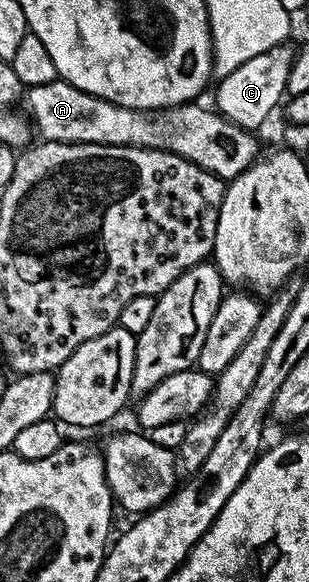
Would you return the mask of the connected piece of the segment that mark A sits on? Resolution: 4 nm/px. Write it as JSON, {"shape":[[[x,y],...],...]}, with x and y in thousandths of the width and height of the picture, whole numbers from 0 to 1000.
{"shape":[[[194,137],[165,144],[104,148],[91,153],[81,175],[94,179],[97,201],[123,232],[142,242],[230,246],[346,246],[356,251],[460,251],[469,256],[547,258],[557,265],[592,268],[618,280],[676,294],[693,304],[744,313],[783,296],[799,294],[835,277],[838,244],[832,234],[757,210],[735,208],[680,184],[657,186],[647,177],[599,177],[540,189],[430,189],[340,174],[304,162],[269,158],[223,141]]]}

